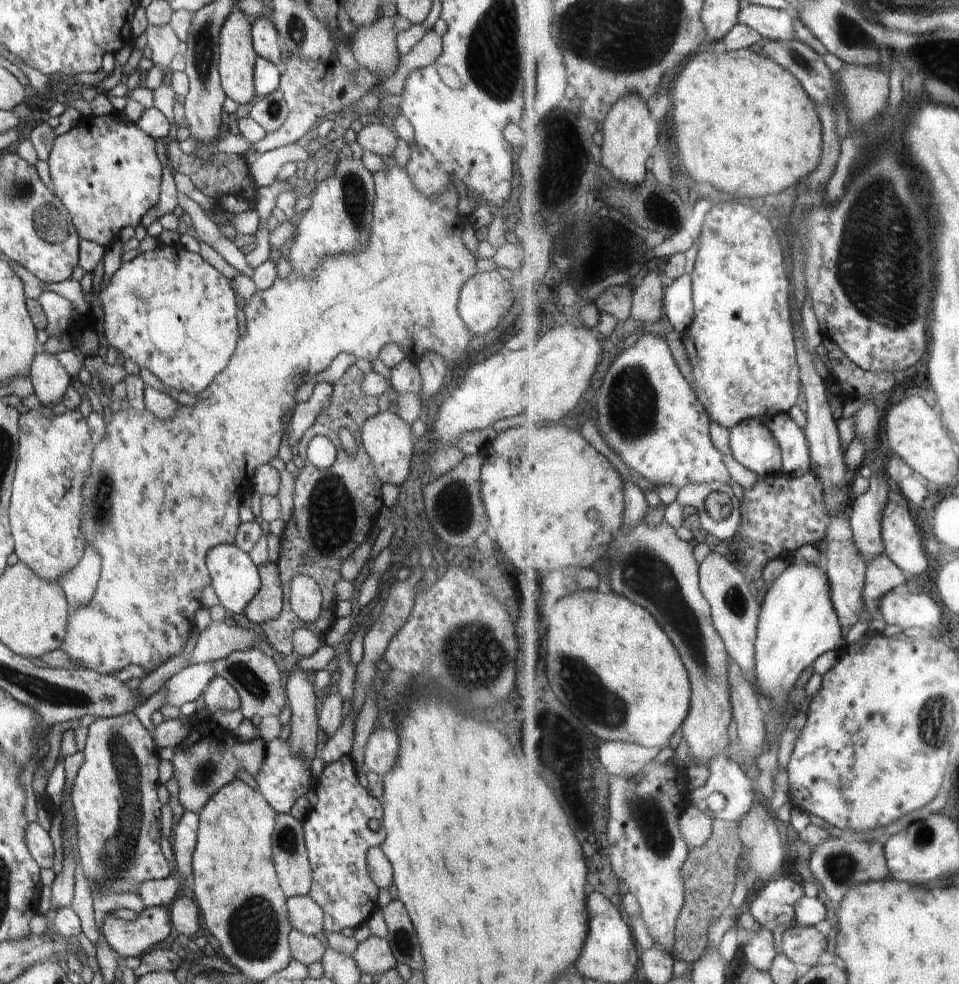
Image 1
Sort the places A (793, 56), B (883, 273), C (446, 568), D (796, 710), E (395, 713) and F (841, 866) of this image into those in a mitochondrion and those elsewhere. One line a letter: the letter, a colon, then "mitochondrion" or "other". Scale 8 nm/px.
A: mitochondrion
B: mitochondrion
C: other
D: other
E: other
F: mitochondrion

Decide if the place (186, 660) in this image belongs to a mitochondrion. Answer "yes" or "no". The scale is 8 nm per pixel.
no

